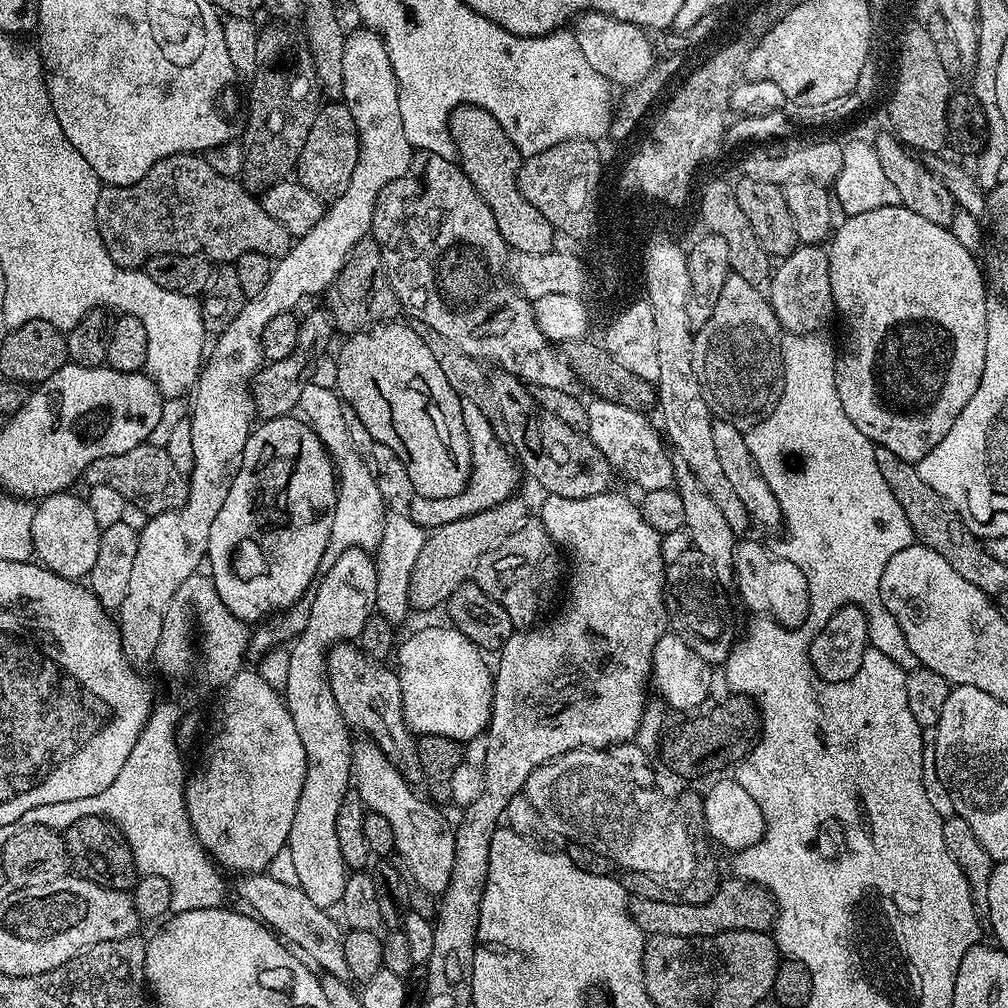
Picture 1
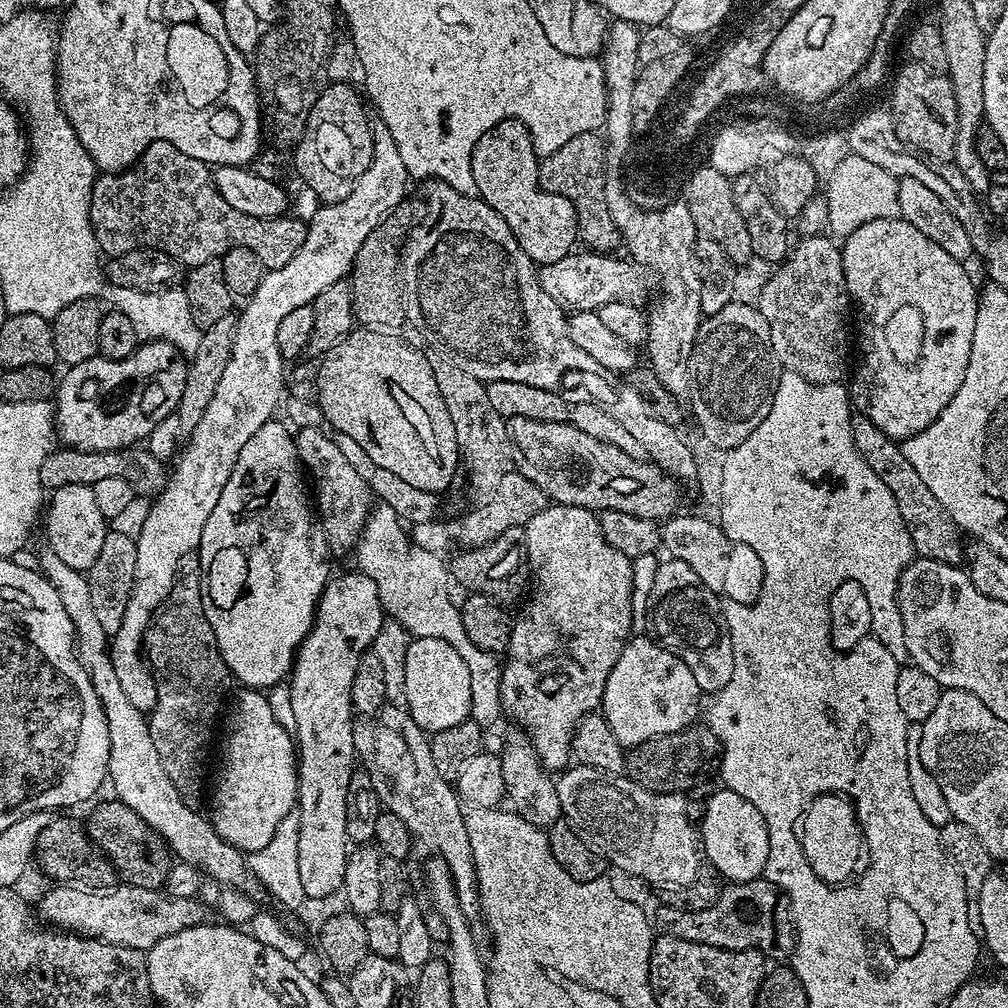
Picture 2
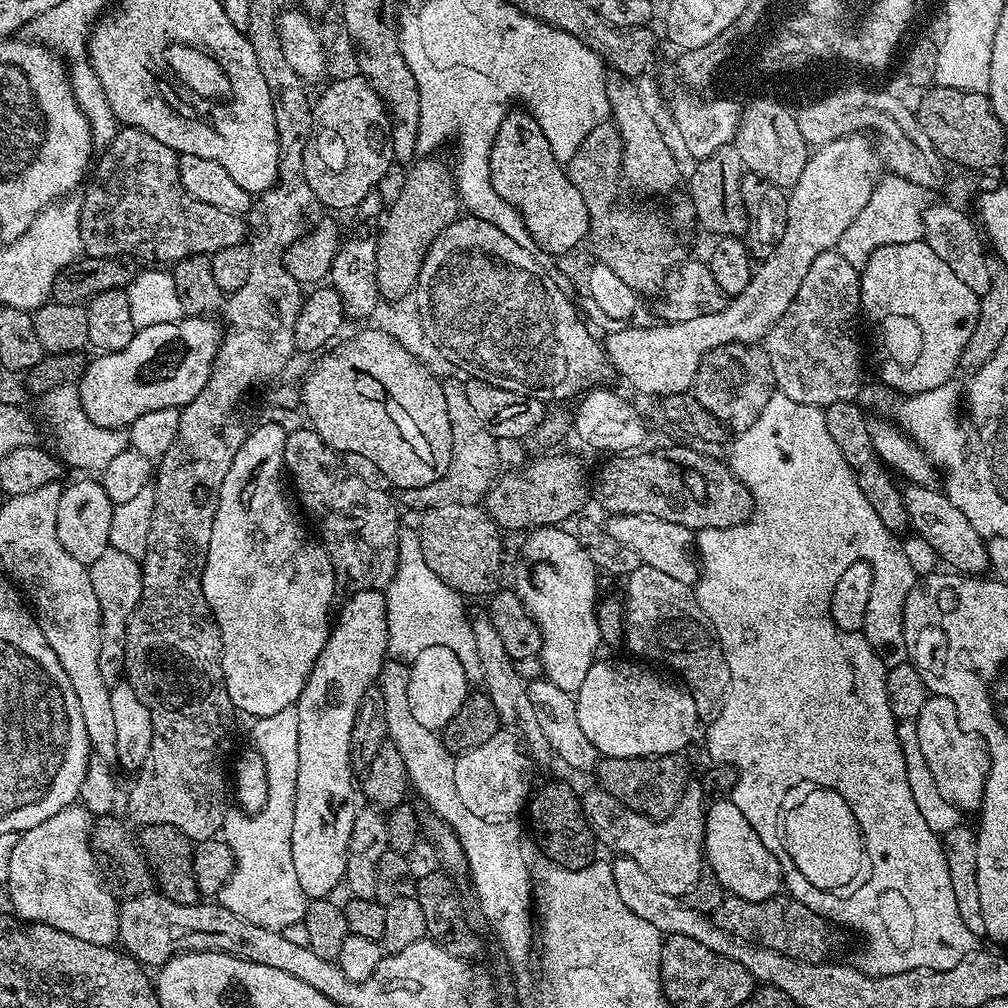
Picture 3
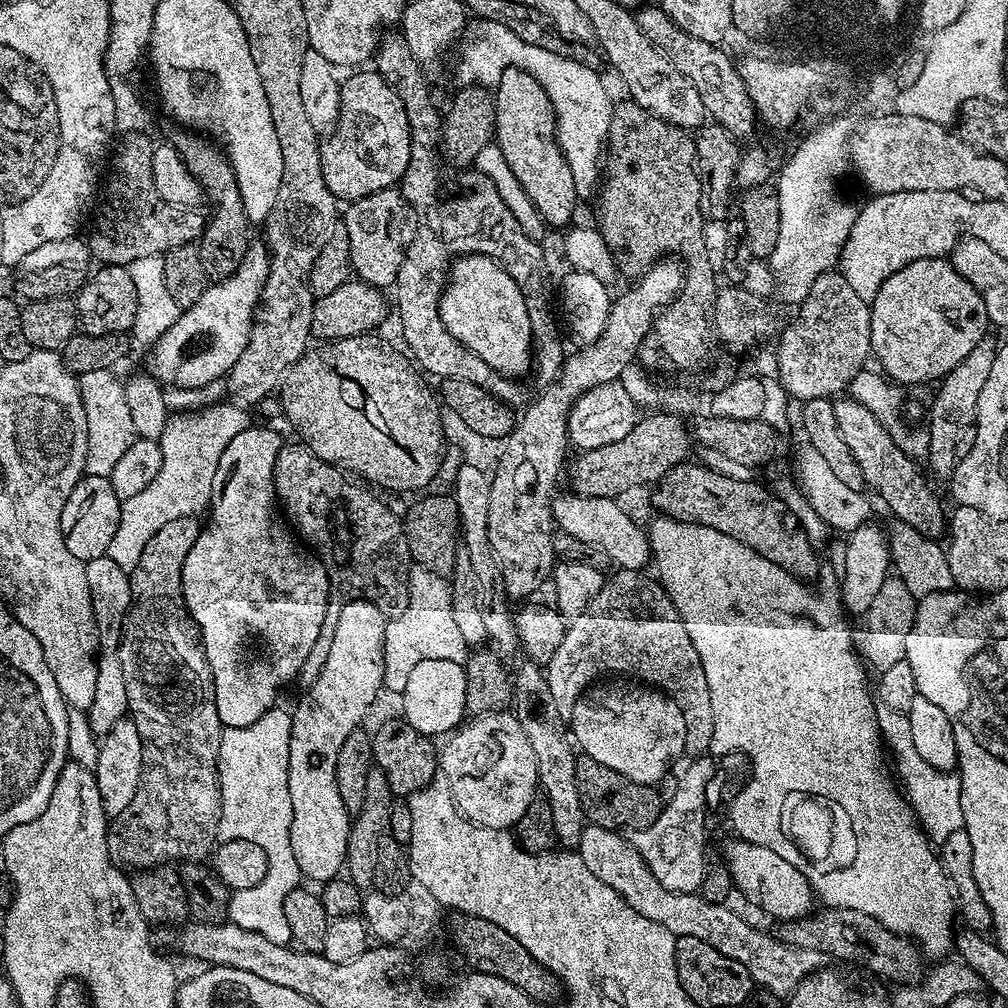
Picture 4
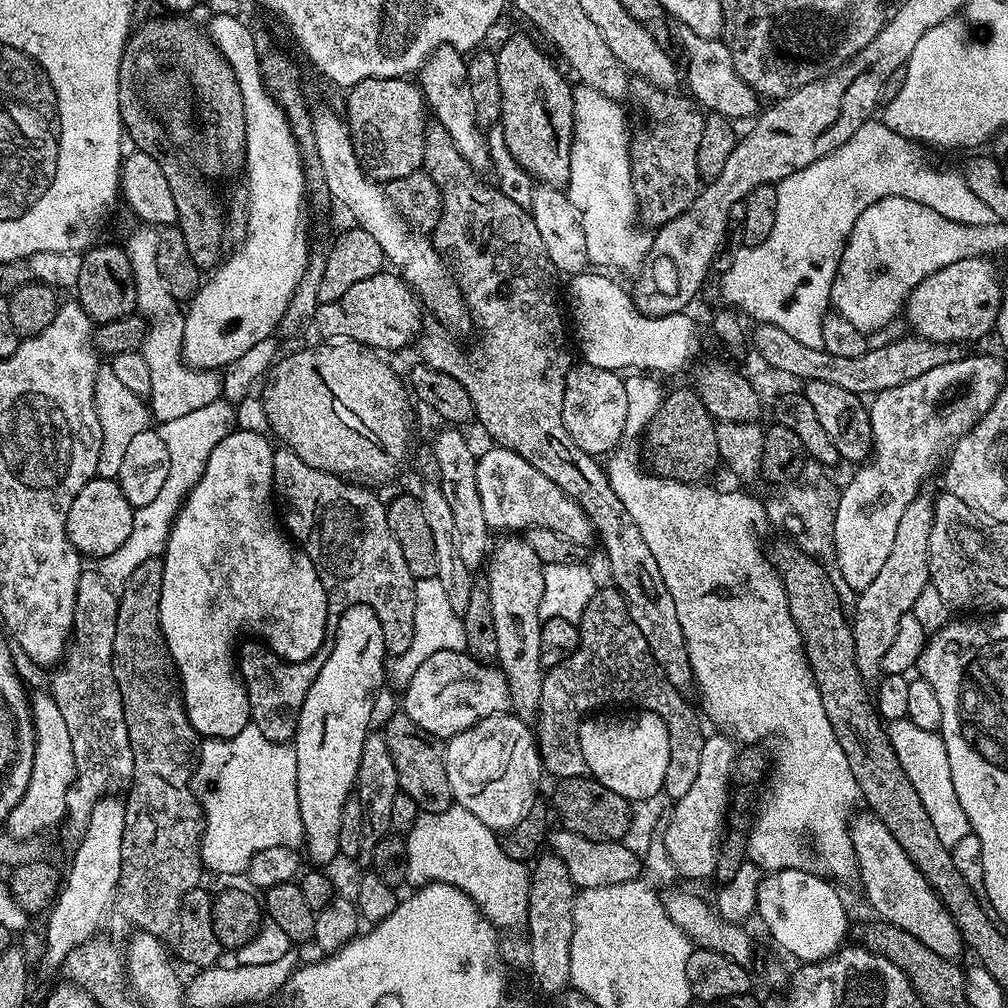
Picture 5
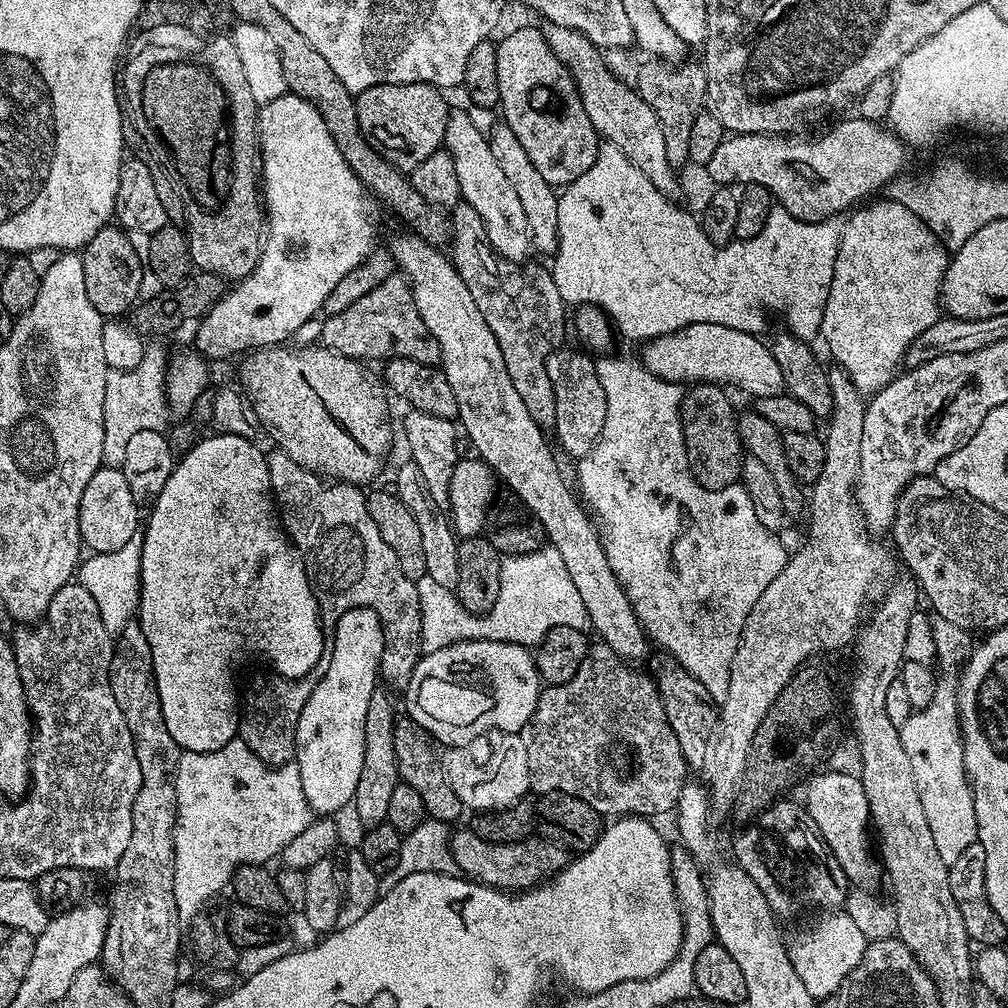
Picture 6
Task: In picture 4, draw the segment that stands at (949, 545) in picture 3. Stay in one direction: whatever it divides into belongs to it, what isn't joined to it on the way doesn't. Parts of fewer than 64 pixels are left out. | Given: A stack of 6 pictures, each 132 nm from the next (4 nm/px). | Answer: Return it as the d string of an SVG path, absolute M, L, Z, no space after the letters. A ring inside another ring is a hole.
M849 396L837 397L832 404L838 430L862 471L865 485L879 494L897 521L910 525L925 536L941 533L946 526L946 510L944 512L939 500L924 482L915 459L903 451L891 429L885 427L866 406Z

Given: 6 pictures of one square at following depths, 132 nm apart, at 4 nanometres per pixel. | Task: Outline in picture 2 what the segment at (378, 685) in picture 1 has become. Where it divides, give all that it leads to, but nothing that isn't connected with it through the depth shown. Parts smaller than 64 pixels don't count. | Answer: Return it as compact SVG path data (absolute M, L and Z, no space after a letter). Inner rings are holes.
M384 710L379 713L380 720L360 718L355 721L351 740L354 742L356 759L363 771L368 773L368 781L376 791L381 805L387 811L398 814L398 818L406 822L413 837L419 843L421 840L432 854L446 862L448 872L452 875L454 890L458 894L458 906L462 906L466 922L472 925L473 936L483 937L486 928L481 923L482 881L476 871L477 849L472 848L468 841L468 824L464 821L463 812L465 809L455 787L443 780L434 766L429 733L418 727L412 716L400 712L388 713L388 710Z

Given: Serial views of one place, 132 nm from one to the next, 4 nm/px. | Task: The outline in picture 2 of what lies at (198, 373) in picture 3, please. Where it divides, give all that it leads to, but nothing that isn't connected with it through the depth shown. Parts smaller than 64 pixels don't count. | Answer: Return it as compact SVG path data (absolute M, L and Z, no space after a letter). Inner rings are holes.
M149 340L124 360L106 360L98 354L92 360L71 365L65 372L54 395L54 424L59 439L78 451L119 452L147 441L154 428L175 413L182 390L186 390L188 360L173 344Z

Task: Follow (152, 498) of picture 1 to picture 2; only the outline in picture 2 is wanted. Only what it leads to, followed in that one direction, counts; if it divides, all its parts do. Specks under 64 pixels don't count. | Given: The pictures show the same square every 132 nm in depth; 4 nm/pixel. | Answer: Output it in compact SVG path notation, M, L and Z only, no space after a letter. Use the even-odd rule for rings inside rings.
M136 446L131 449L121 449L119 452L78 451L76 449L55 449L40 467L41 485L50 492L62 486L90 485L93 486L105 478L124 478L130 482L137 497L155 498L160 495L168 484L170 472L165 461L159 460L148 452L147 447Z

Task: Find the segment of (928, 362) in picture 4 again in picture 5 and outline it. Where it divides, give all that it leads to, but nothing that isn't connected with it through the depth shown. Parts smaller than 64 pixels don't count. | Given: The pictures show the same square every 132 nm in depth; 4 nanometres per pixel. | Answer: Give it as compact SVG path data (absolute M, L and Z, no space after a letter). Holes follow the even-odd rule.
M971 256L954 262L930 274L908 296L906 317L915 335L947 344L964 344L980 340L996 326L997 308L1000 306L1000 280L996 268L988 258Z

